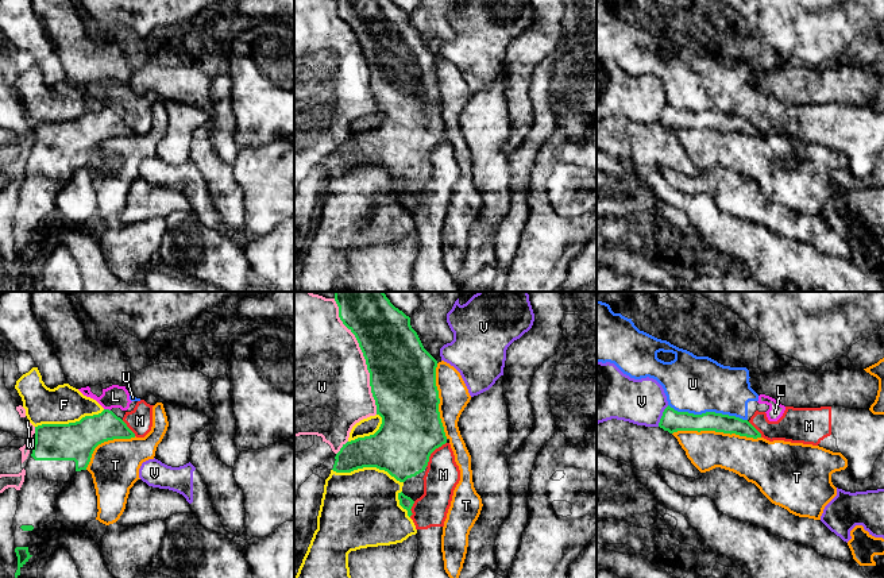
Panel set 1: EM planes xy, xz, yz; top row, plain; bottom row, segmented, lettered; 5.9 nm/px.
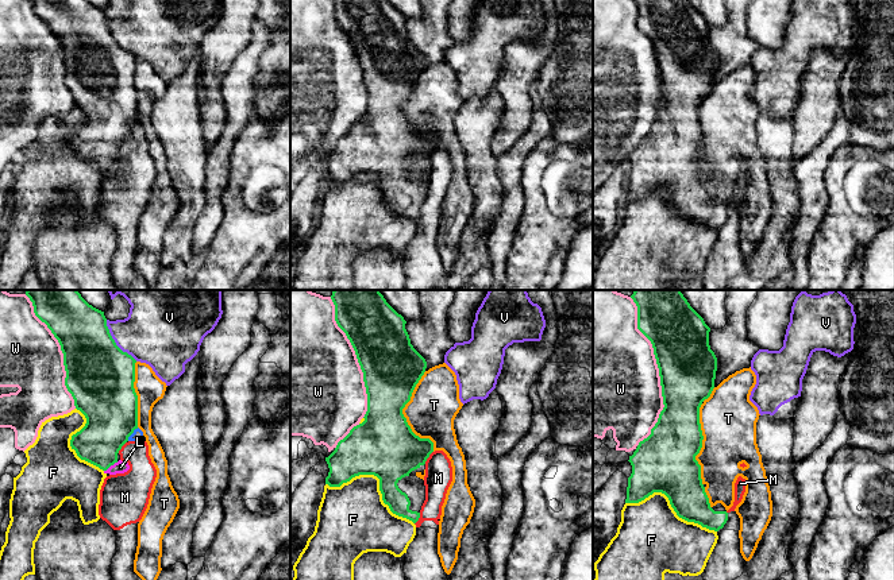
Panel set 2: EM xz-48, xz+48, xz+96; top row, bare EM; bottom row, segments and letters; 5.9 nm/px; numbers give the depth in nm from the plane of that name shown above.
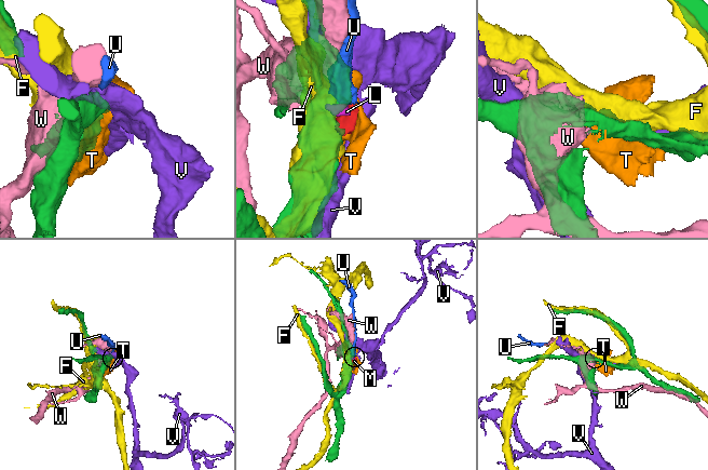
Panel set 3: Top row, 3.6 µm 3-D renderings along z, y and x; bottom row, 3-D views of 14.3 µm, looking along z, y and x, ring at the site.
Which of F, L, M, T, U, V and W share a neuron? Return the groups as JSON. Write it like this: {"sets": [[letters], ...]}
{"sets": [["F"], ["L", "M", "U"], ["T"], ["V"], ["W"]]}

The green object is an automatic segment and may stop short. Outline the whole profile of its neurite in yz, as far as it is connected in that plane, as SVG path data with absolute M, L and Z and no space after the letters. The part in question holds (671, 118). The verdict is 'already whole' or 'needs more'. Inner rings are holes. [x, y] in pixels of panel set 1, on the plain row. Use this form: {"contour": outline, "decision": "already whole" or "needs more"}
{"contour": "M669 103L664 107L659 124L669 131L678 128L715 128L753 136L761 135L761 131L748 117L715 109L702 112L678 109Z", "decision": "already whole"}

